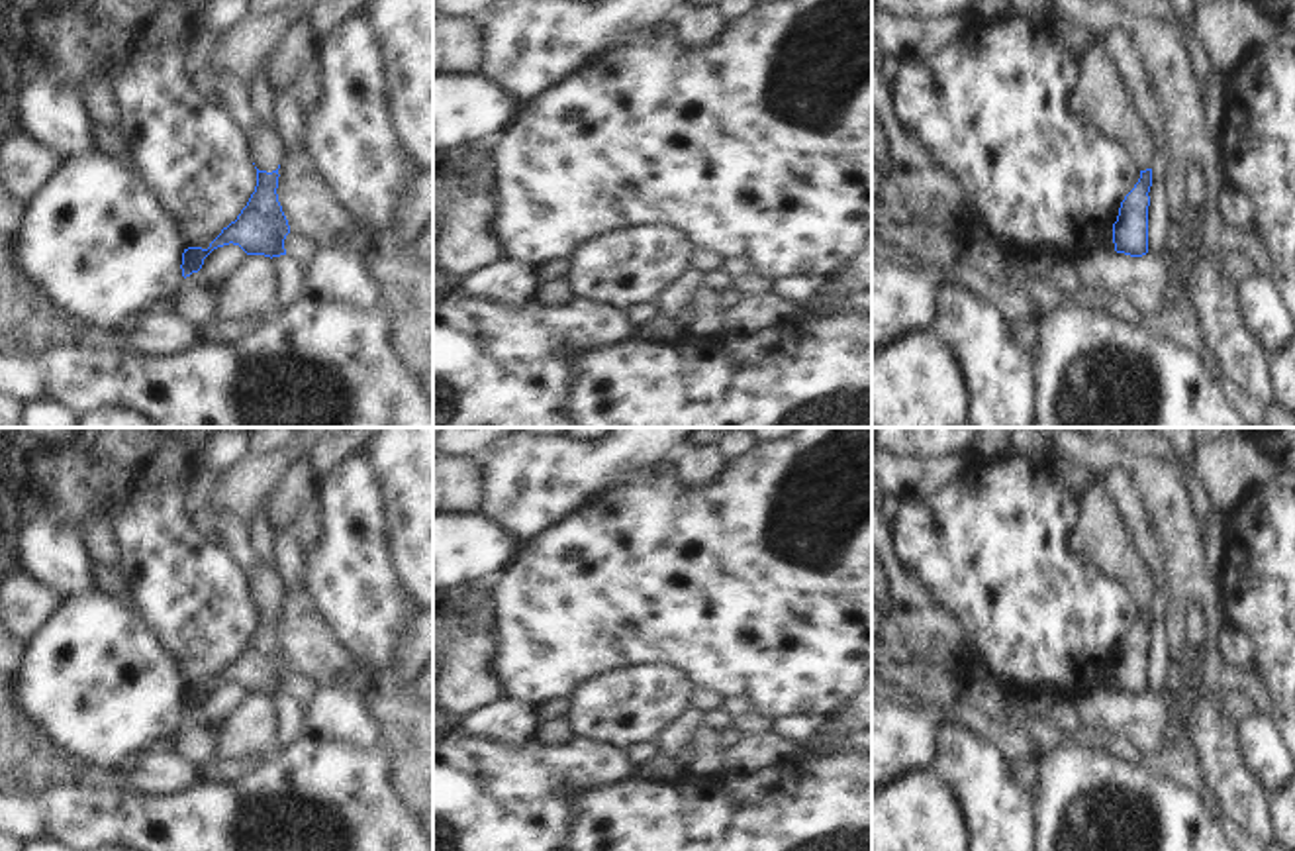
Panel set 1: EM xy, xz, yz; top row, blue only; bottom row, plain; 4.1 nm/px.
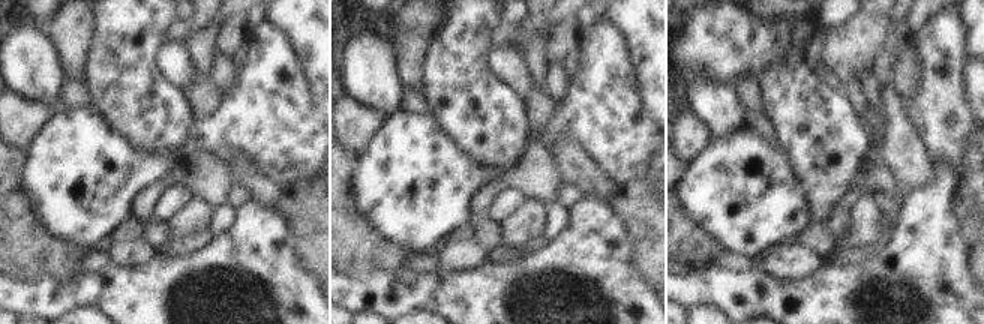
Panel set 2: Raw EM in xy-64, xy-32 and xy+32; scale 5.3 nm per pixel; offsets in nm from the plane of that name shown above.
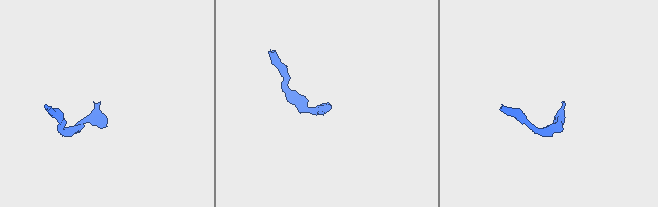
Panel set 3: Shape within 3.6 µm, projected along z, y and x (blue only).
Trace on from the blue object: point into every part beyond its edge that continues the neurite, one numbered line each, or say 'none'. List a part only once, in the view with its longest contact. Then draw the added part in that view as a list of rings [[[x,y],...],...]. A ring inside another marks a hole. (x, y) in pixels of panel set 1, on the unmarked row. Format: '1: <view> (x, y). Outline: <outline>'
1: xy (267, 589). Outline: [[[257,557],[255,565],[247,573],[247,580],[251,582],[251,598],[259,610],[272,612],[278,608],[284,586],[276,563],[266,563]]]

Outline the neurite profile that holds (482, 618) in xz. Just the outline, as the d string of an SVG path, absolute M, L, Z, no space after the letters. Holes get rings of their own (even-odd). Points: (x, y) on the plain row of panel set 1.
M478 606L466 616L437 616L433 612L433 627L468 627L474 631L494 631L494 610L492 606Z

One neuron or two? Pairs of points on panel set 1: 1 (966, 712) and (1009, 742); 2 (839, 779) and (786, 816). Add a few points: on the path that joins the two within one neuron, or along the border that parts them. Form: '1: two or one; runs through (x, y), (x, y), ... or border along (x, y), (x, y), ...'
1: one; runs through (976, 722), (1000, 734)
2: one; runs through (825, 793), (800, 816)

